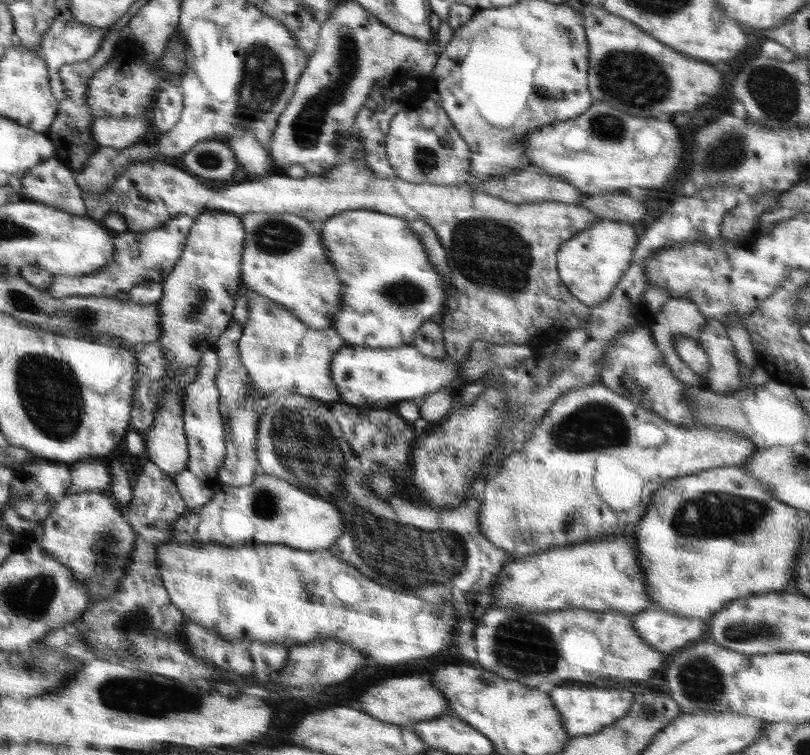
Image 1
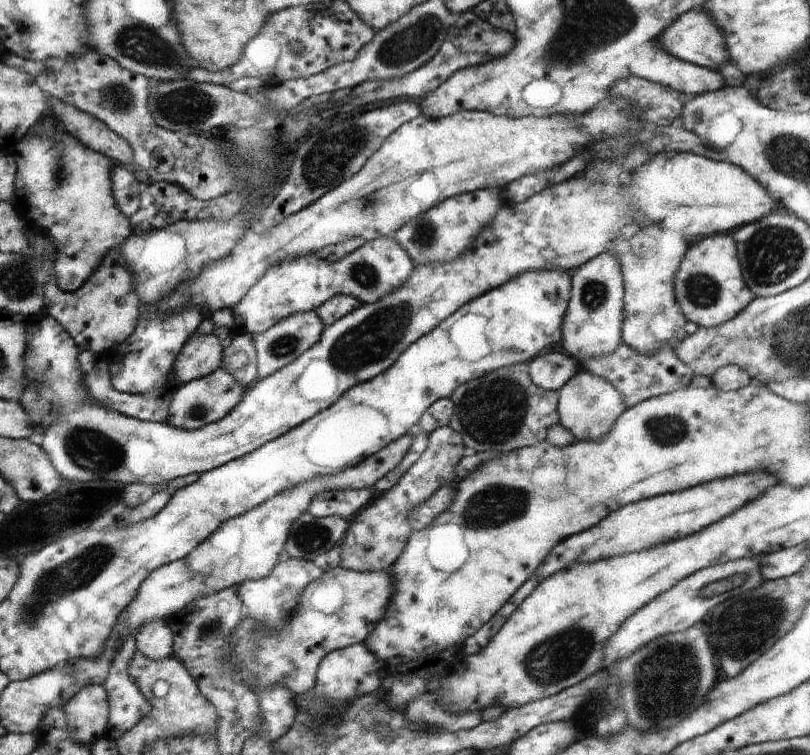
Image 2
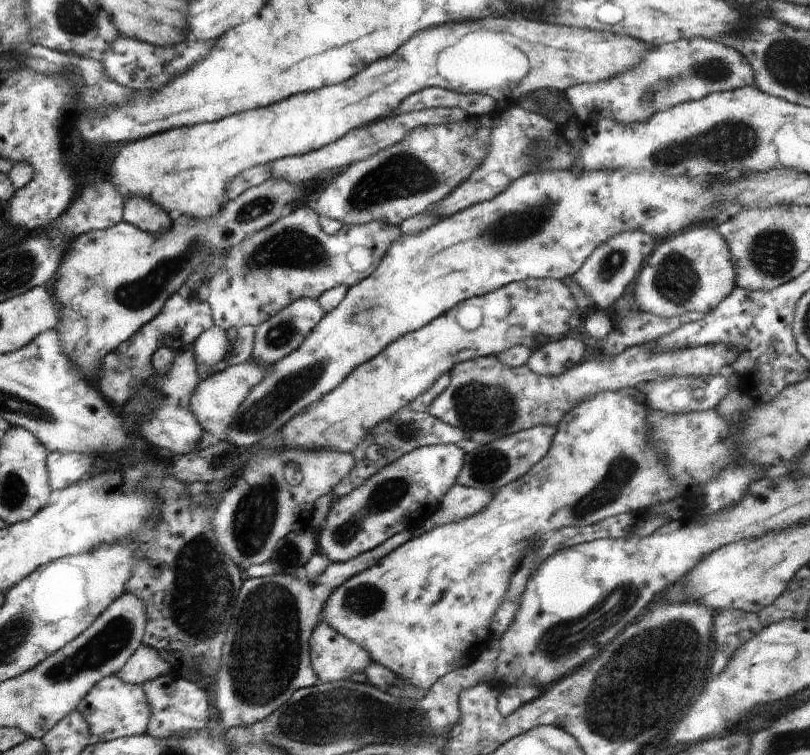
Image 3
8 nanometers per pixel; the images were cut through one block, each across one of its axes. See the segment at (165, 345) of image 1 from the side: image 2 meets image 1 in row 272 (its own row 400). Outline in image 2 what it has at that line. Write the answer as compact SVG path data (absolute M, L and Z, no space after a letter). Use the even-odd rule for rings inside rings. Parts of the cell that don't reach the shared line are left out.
M224 369L178 387L171 396L165 422L177 429L191 431L224 418L242 400L245 388Z

